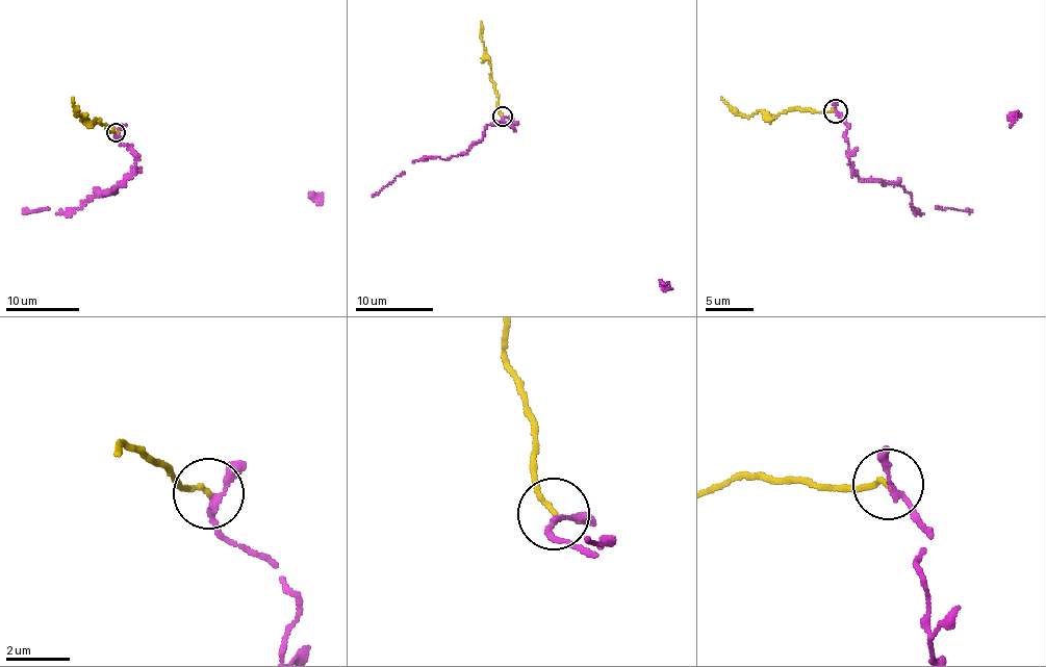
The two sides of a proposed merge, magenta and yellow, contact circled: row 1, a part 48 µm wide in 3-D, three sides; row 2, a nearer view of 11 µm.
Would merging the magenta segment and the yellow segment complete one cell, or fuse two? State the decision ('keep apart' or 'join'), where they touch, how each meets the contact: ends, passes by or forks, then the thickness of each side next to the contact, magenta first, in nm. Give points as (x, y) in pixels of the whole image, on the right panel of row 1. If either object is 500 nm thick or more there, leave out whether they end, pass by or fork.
join | (836, 111) | magenta passes by | yellow ends | 170/150 nm

